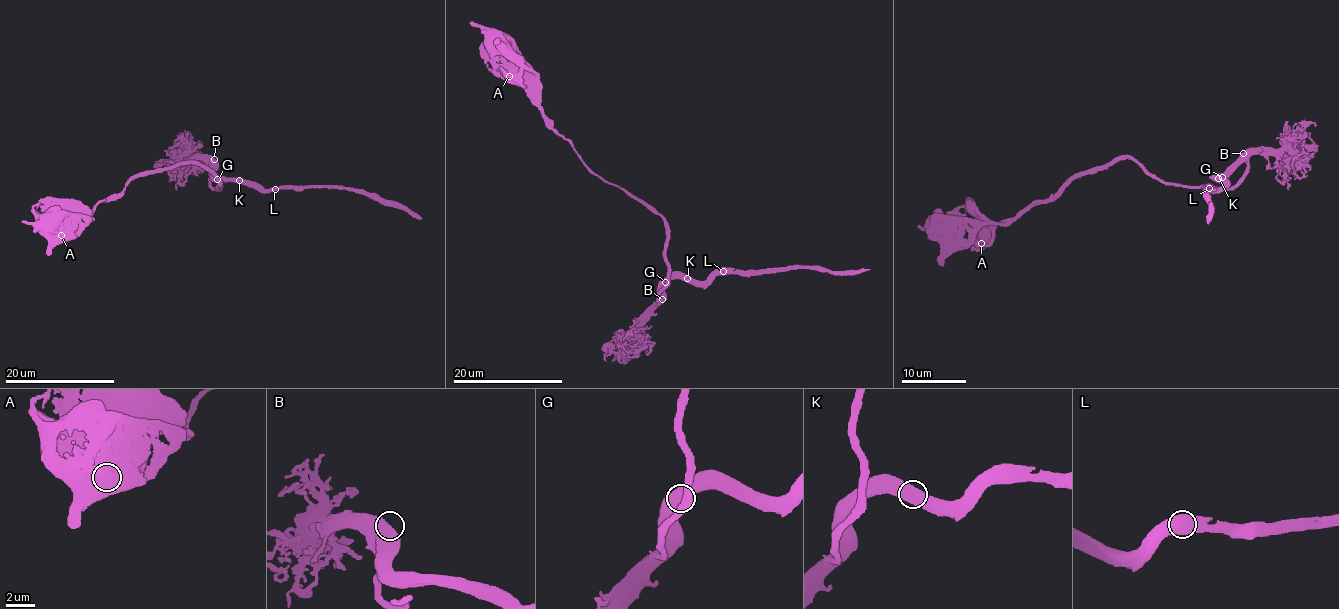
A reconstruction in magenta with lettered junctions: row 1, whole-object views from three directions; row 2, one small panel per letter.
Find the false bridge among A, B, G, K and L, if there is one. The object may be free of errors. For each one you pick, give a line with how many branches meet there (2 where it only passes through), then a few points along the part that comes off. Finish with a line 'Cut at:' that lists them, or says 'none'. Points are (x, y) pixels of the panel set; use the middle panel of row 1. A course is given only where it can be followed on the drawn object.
Cut at: none

